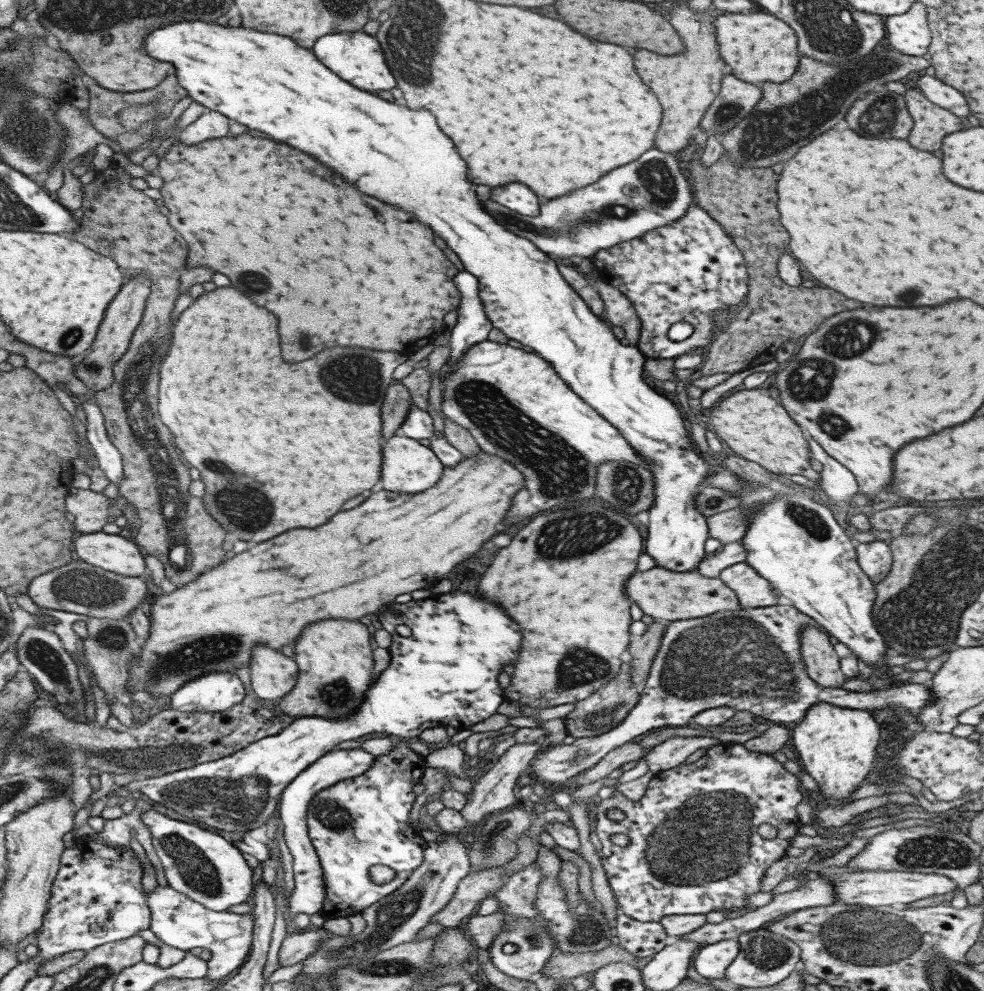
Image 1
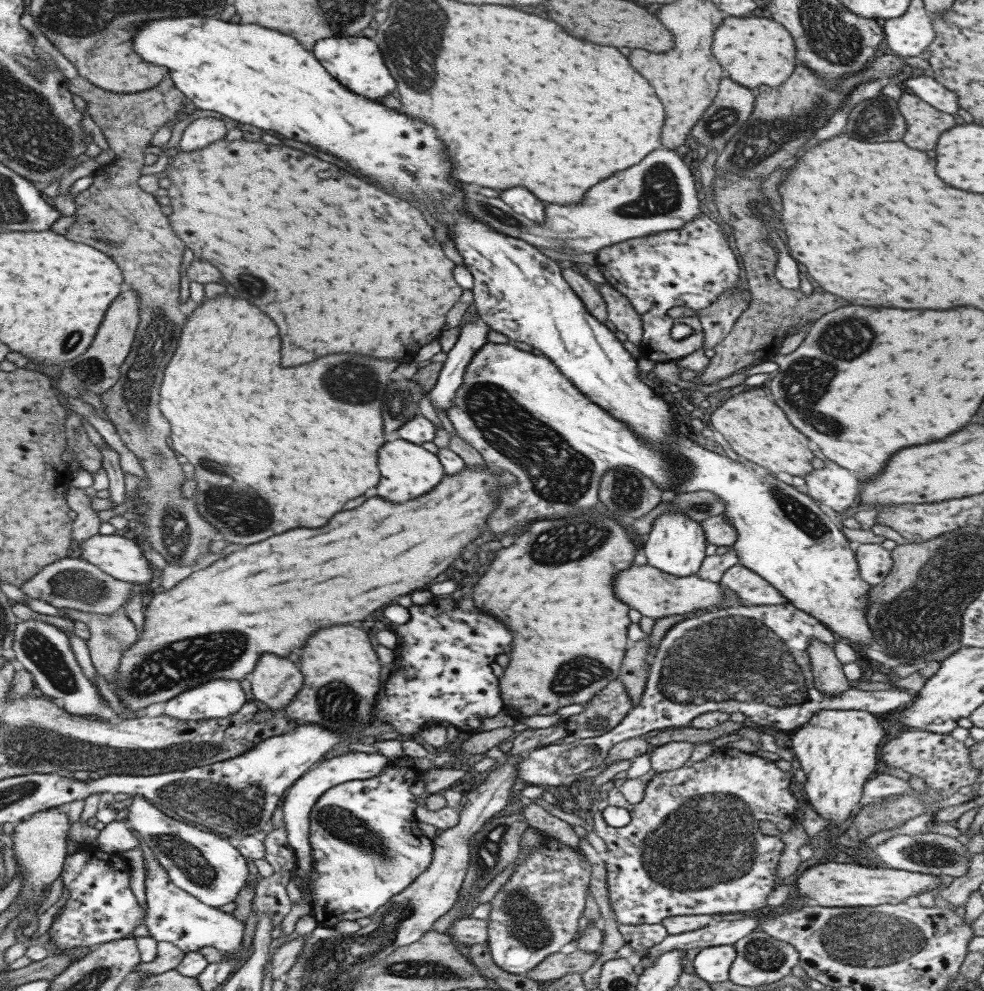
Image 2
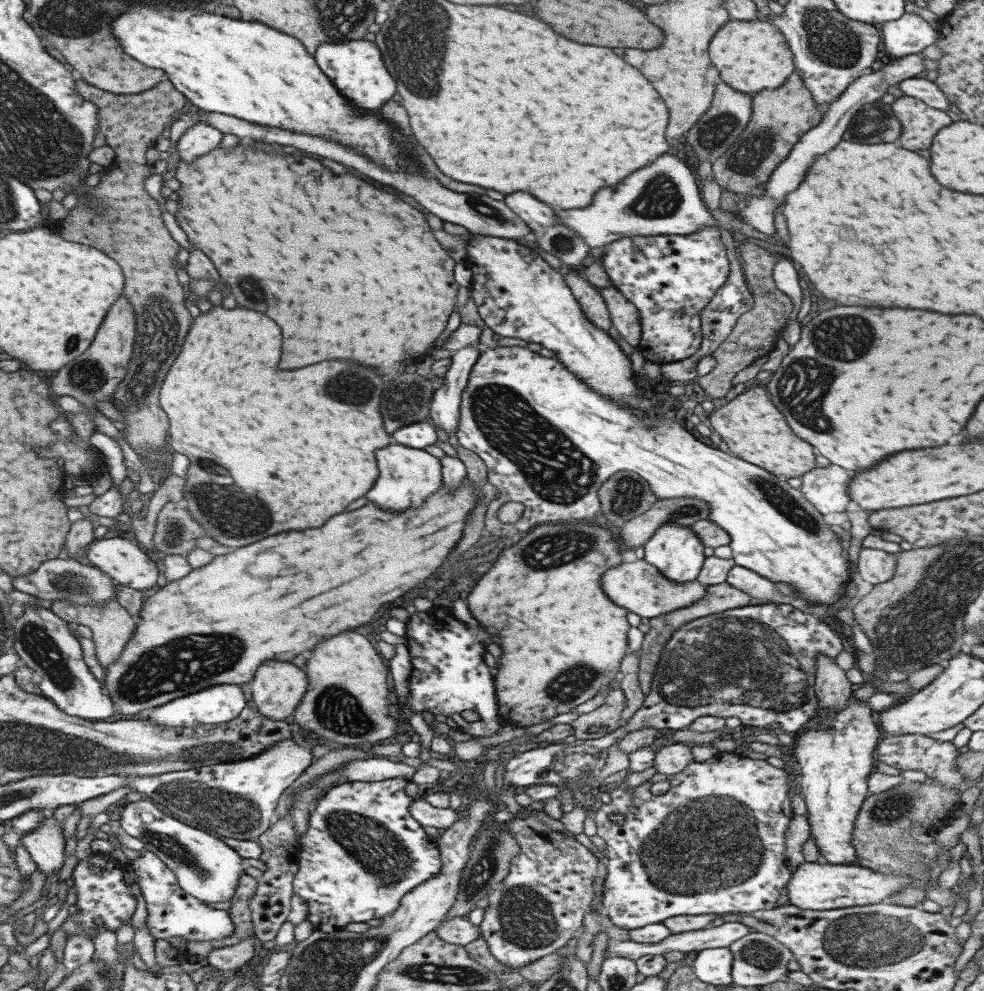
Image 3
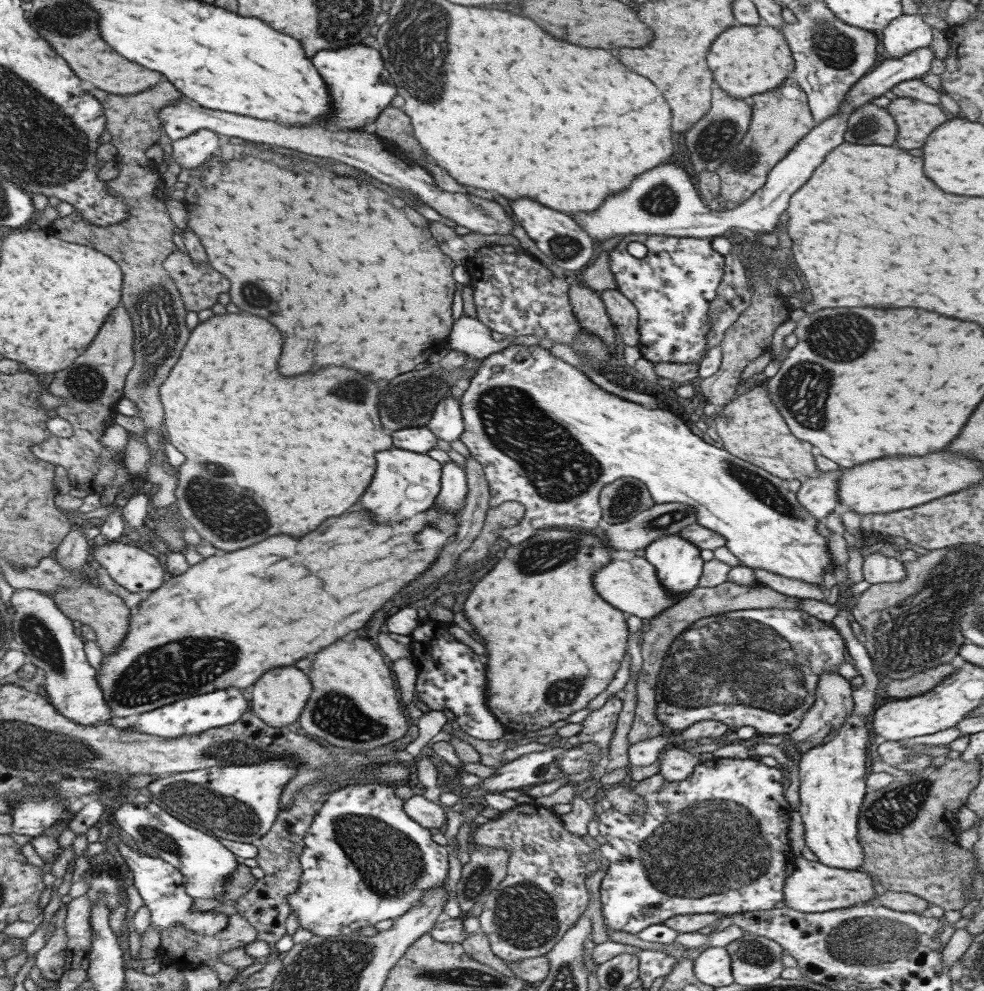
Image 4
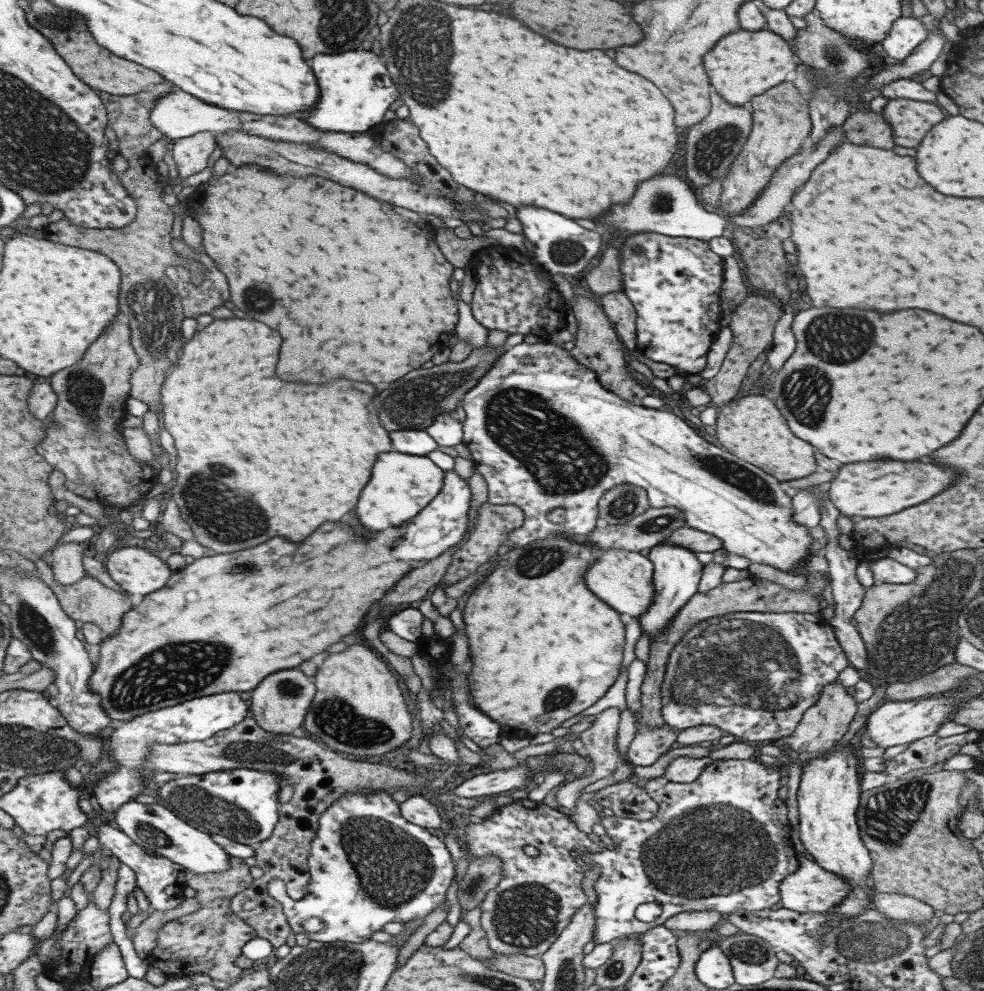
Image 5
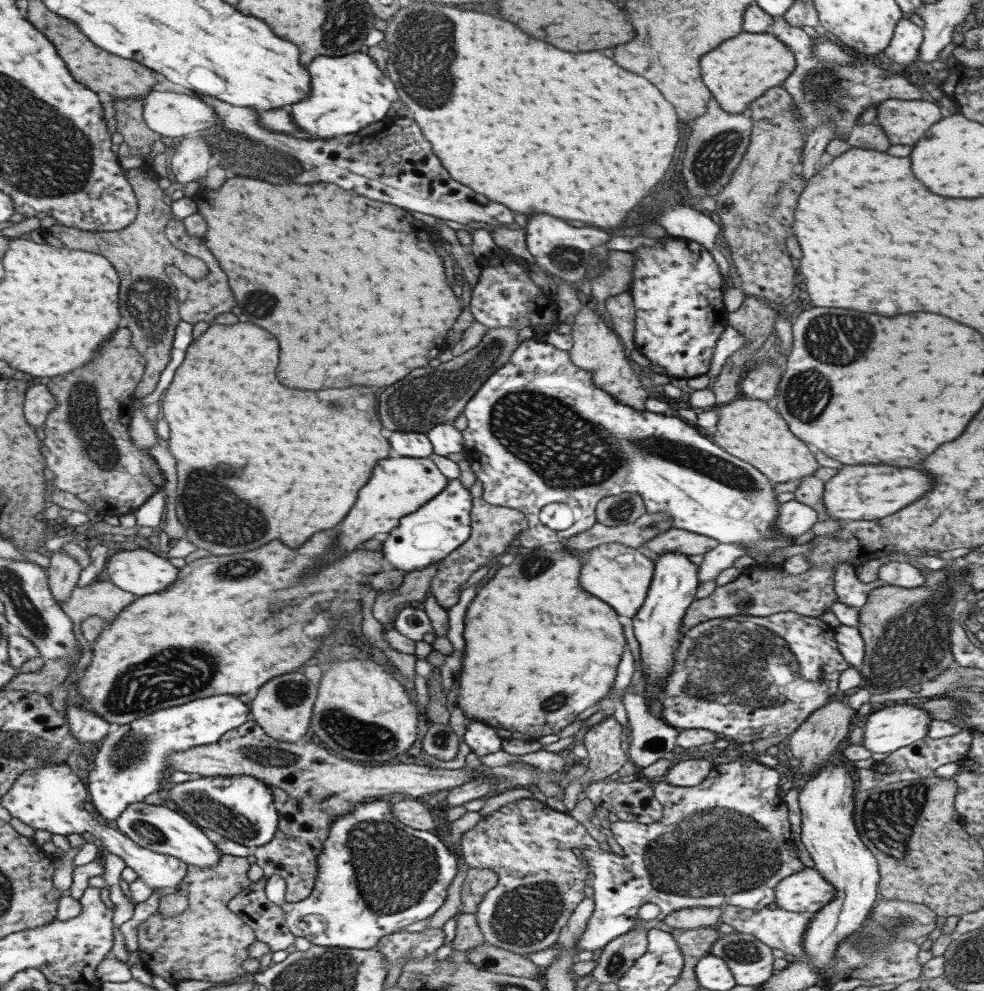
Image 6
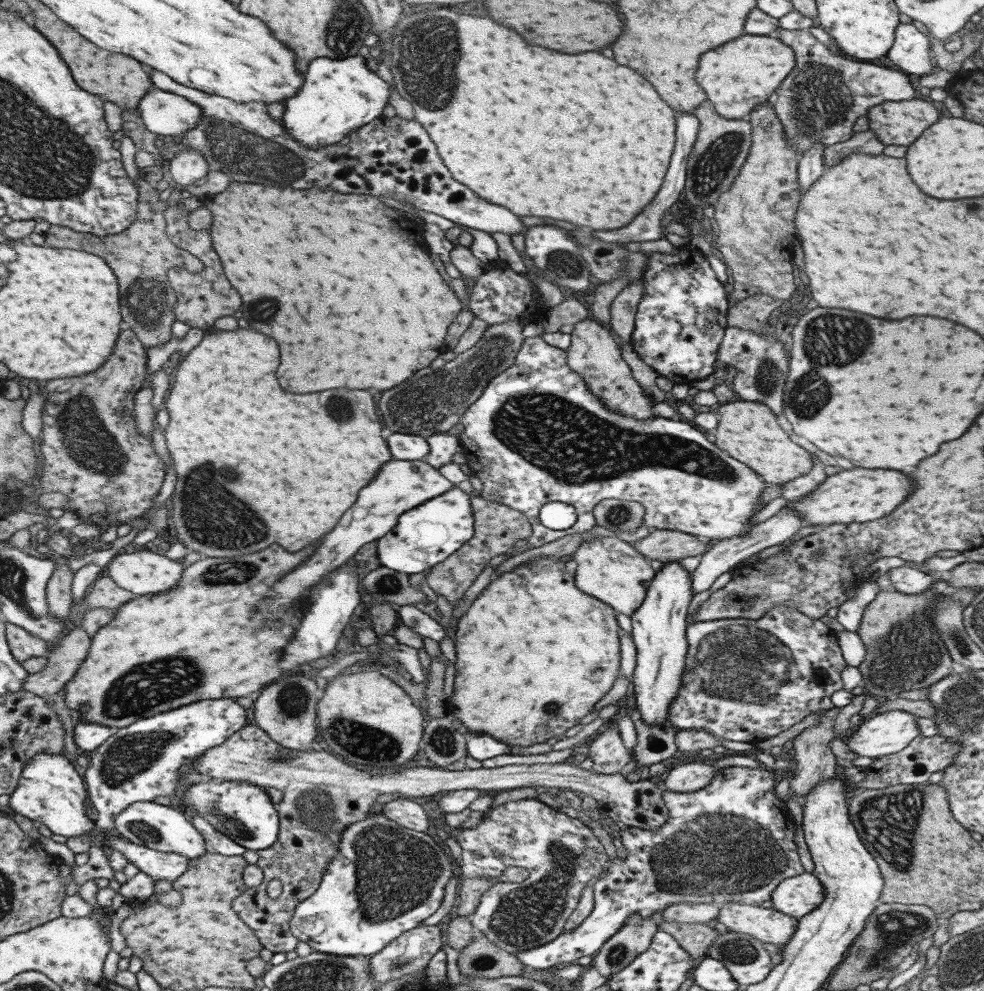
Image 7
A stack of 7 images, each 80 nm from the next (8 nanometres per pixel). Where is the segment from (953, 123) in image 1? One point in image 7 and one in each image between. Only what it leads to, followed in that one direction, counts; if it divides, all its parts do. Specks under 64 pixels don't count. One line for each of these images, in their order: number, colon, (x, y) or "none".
2: (924, 123)
3: (919, 122)
4: (914, 119)
5: (910, 119)
6: (903, 121)
7: (899, 122)

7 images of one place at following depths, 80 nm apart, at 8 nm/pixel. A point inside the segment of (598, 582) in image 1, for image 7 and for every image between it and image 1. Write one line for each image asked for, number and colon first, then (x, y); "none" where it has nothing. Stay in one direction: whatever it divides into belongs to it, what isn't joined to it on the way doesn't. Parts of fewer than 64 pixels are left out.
2: (552, 586)
3: (562, 639)
4: (559, 647)
5: (542, 648)
6: (538, 650)
7: (533, 653)

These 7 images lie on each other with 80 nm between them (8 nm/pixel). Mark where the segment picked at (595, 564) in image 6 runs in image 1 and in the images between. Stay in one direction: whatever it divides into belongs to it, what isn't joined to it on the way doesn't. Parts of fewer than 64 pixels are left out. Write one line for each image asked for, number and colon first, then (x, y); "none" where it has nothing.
1: (665, 595)
2: (653, 593)
3: (635, 585)
4: (631, 586)
5: (622, 579)

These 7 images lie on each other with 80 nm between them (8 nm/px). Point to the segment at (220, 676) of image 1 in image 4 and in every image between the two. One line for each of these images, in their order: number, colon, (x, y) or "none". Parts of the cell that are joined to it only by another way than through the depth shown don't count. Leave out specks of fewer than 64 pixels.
2: (216, 699)
3: (217, 704)
4: (191, 716)

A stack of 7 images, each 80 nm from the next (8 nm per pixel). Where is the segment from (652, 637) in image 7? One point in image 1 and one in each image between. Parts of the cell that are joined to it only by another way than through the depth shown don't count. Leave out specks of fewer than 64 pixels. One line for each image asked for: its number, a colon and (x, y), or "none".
1: (267, 83)
2: (674, 544)
3: (676, 552)
4: (676, 562)
5: (676, 572)
6: (656, 625)

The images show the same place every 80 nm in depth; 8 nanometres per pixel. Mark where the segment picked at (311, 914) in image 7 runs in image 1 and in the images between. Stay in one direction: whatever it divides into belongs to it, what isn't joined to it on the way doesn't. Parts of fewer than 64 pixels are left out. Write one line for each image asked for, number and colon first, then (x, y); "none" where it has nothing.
1: (355, 823)
2: (365, 846)
3: (362, 852)
4: (363, 861)
5: (367, 866)
6: (375, 875)

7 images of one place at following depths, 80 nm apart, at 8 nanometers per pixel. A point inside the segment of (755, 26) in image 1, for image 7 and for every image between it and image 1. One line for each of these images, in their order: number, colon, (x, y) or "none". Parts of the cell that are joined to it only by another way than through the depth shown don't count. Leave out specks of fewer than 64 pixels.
2: (756, 51)
3: (753, 55)
4: (745, 60)
5: (743, 64)
6: (739, 70)
7: (736, 76)

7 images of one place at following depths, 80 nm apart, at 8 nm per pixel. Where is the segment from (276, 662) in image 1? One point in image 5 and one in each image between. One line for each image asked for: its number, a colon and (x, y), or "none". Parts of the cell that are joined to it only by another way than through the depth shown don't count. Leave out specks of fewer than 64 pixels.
2: (273, 681)
3: (276, 688)
4: (278, 696)
5: (278, 703)

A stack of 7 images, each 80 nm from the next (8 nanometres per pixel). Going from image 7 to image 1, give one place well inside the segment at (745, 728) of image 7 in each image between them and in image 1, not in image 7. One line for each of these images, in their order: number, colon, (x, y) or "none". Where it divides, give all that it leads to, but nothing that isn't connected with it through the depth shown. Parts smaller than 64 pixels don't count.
1: (749, 659)
2: (751, 659)
3: (756, 662)
4: (757, 667)
5: (751, 674)
6: (747, 678)

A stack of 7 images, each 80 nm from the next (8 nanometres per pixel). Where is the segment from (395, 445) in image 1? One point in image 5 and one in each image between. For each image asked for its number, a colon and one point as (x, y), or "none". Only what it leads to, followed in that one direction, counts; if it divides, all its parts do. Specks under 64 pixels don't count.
2: (407, 470)
3: (407, 476)
4: (405, 483)
5: (401, 485)

